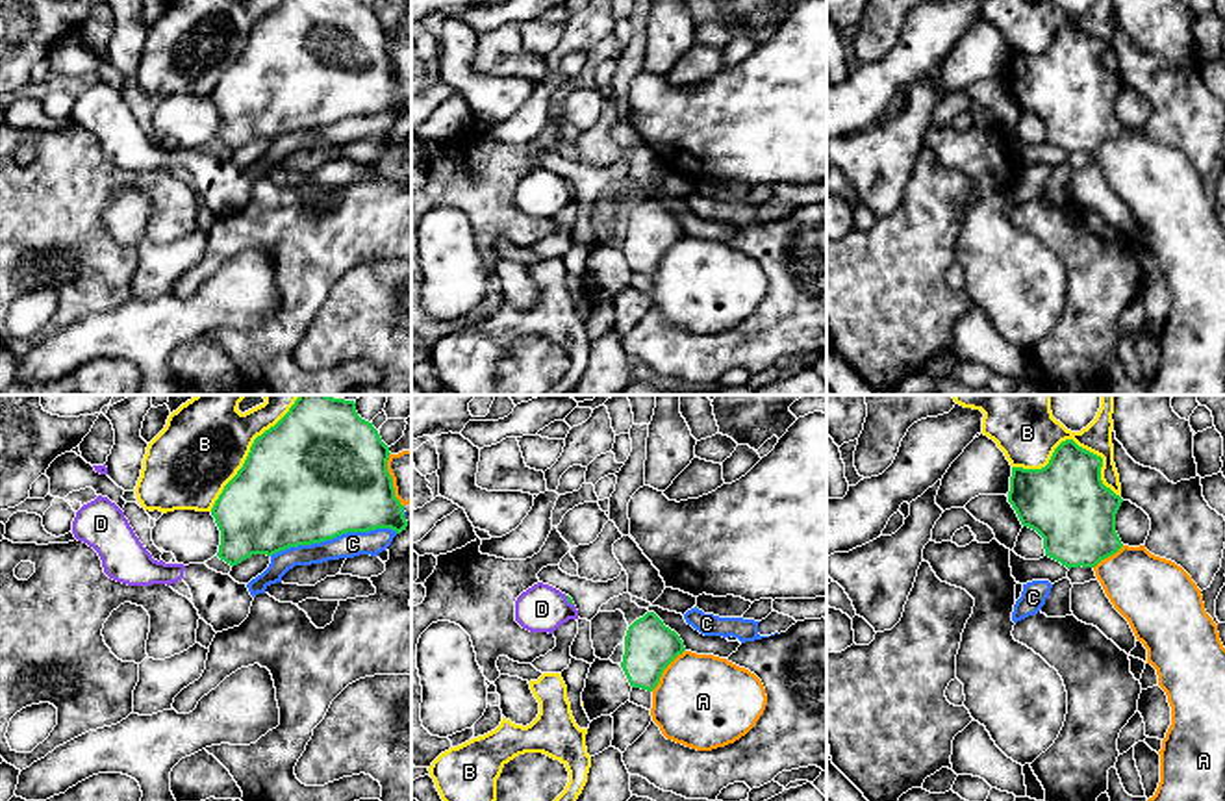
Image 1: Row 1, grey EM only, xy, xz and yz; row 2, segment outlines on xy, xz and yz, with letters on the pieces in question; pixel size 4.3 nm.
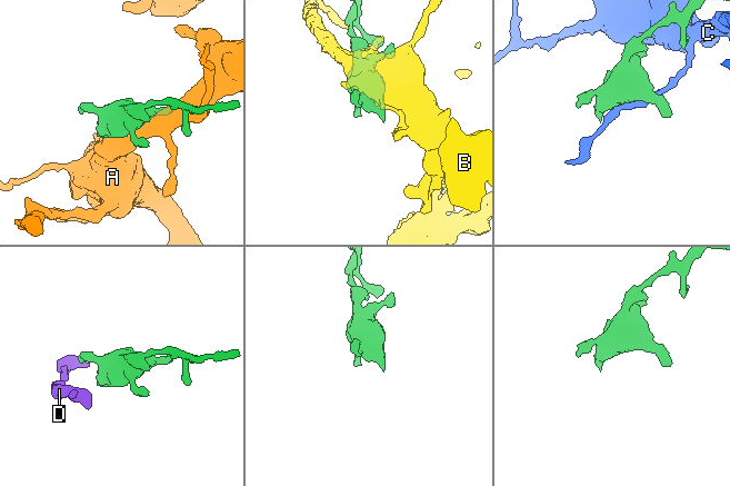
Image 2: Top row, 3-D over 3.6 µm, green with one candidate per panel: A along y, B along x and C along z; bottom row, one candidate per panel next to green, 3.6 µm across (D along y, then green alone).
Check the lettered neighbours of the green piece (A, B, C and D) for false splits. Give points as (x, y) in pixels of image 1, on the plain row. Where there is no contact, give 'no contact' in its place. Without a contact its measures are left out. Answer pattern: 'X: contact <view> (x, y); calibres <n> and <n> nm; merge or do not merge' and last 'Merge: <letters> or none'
A: contact xz (664, 253); calibres 220 and 420 nm; do not merge
B: contact yz (1073, 26); calibres 340 and 220 nm; do not merge
C: contact xy (334, 121); calibres 500 and 110 nm; do not merge
D: contact xz (569, 186); calibres 20 and 200 nm; do not merge
Merge: none

